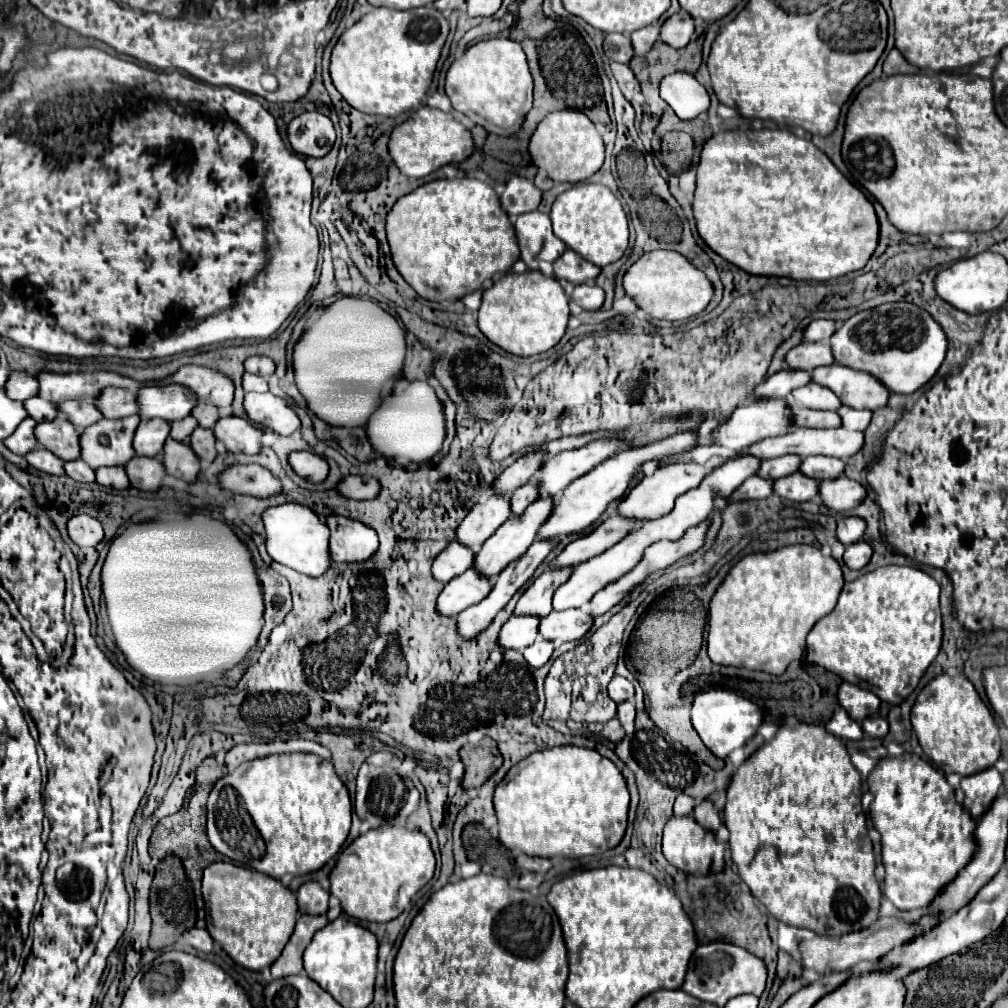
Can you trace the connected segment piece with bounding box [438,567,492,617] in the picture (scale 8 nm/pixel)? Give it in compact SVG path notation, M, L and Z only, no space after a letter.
M474 567L462 573L462 577L454 577L450 583L446 583L444 591L438 597L438 613L456 617L466 607L478 603L486 597L486 593L492 591L492 581L478 573Z

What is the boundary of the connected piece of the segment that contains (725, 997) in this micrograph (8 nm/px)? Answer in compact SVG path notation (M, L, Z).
M714 941L708 945L700 945L696 949L688 965L688 975L684 979L682 989L700 1001L708 1001L718 1007L724 1007L736 995L752 993L760 997L762 991L766 989L766 979L768 979L768 971L764 959L732 943Z

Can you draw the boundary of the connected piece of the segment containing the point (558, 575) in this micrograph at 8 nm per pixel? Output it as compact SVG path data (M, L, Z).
M548 569L538 579L530 583L530 587L520 597L514 613L516 615L548 615L552 611L552 593L568 581L572 569Z

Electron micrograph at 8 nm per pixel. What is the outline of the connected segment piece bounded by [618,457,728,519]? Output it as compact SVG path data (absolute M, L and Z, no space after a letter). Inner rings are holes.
M710 457L702 465L700 463L670 463L670 465L662 465L652 475L644 477L634 489L630 489L630 493L618 505L618 513L624 515L624 517L636 517L636 519L658 519L658 517L662 517L662 515L672 511L674 499L678 495L684 495L688 489L696 487L708 473L718 469L718 465L724 465L724 461L728 461L728 457Z

